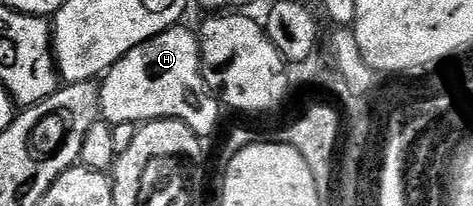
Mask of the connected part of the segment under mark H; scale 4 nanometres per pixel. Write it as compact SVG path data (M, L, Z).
M185 25L169 27L163 33L143 41L127 53L100 80L101 119L110 125L142 125L156 119L186 118L185 104L192 101L203 83L201 45Z

